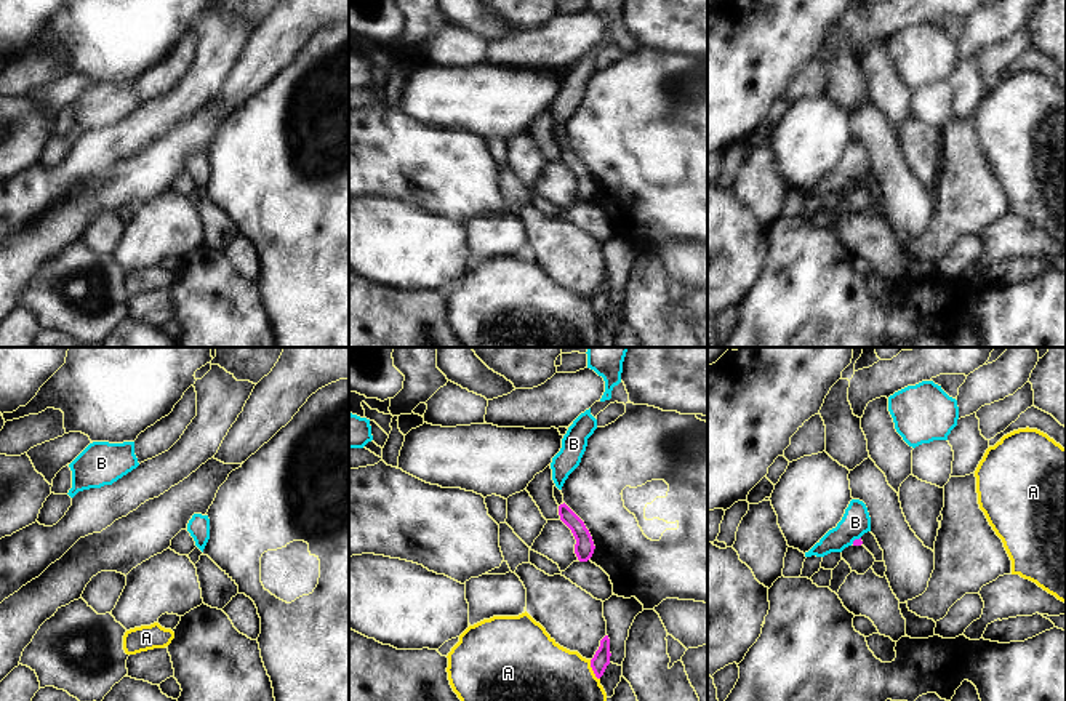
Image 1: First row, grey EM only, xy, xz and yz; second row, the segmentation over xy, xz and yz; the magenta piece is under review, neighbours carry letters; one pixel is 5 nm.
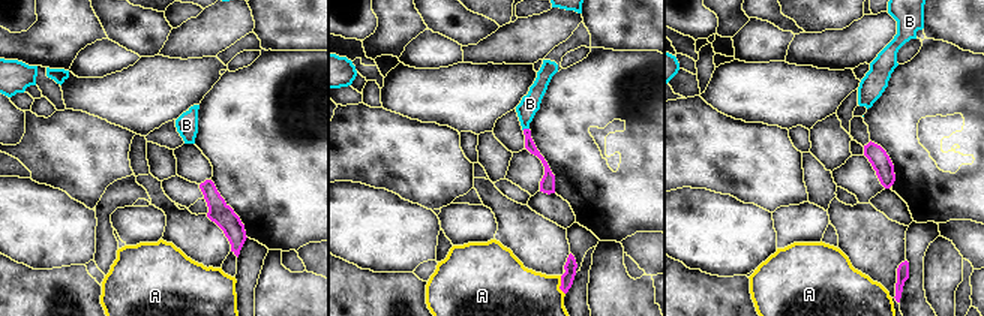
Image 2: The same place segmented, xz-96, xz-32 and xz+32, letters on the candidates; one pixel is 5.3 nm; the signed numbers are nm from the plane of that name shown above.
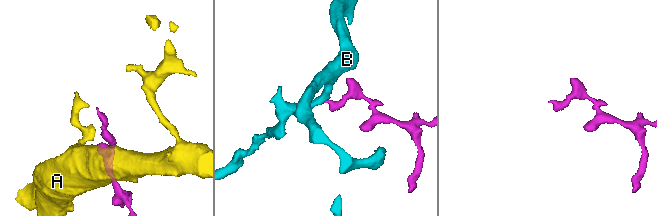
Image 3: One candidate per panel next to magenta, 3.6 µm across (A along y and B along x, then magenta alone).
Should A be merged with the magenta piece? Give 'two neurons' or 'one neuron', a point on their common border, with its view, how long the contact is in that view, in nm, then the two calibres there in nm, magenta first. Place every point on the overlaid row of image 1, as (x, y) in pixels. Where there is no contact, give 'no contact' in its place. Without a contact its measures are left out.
two neurons; contact xz (593, 669); length 120 nm; calibres 90 and 300 nm

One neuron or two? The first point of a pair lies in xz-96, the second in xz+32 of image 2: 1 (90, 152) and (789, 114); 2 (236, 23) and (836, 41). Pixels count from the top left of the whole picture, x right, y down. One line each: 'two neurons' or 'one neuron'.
1: two neurons
2: one neuron

